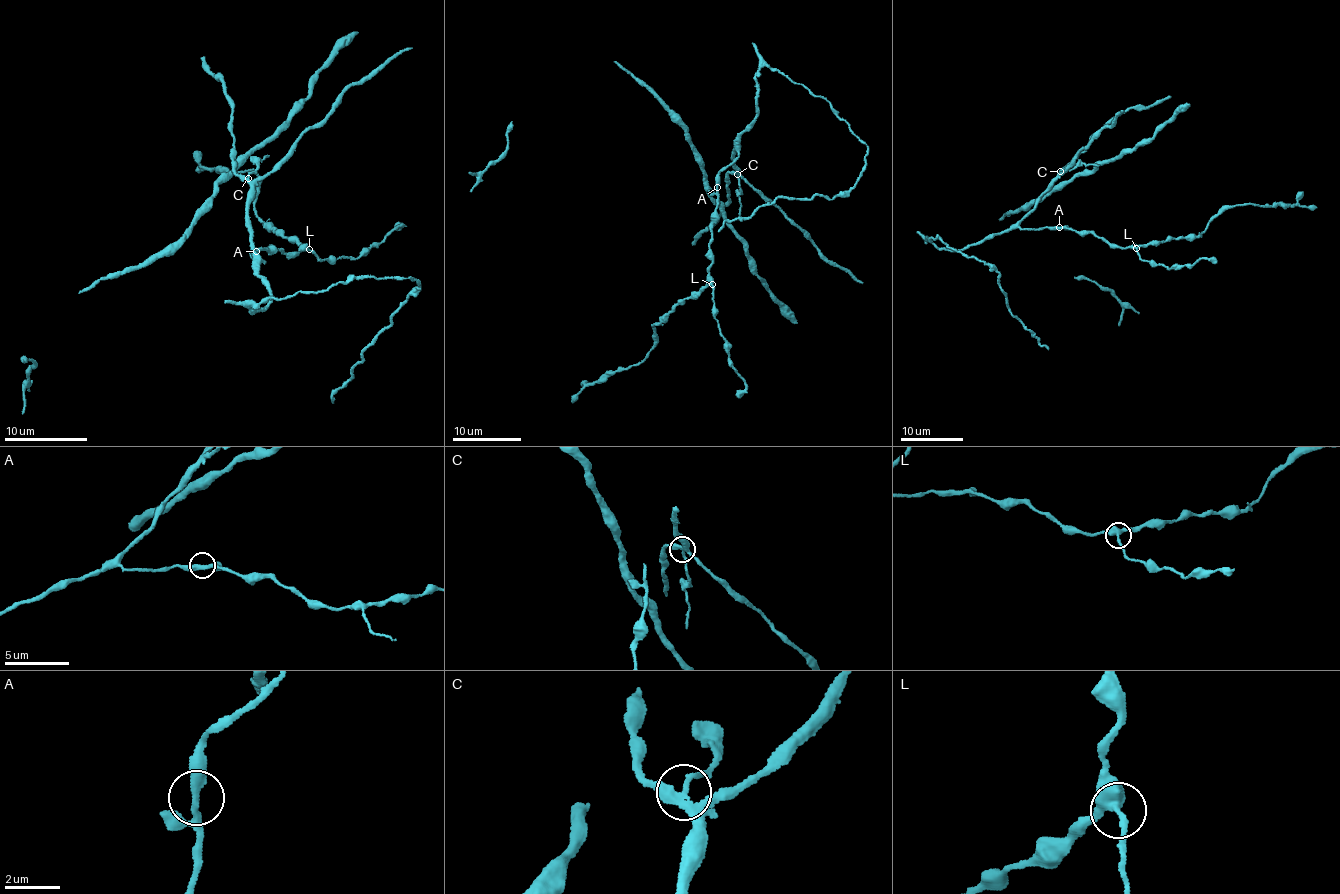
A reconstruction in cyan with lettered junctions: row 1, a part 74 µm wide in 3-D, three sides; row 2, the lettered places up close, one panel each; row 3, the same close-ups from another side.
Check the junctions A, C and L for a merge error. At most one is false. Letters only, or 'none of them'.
C

